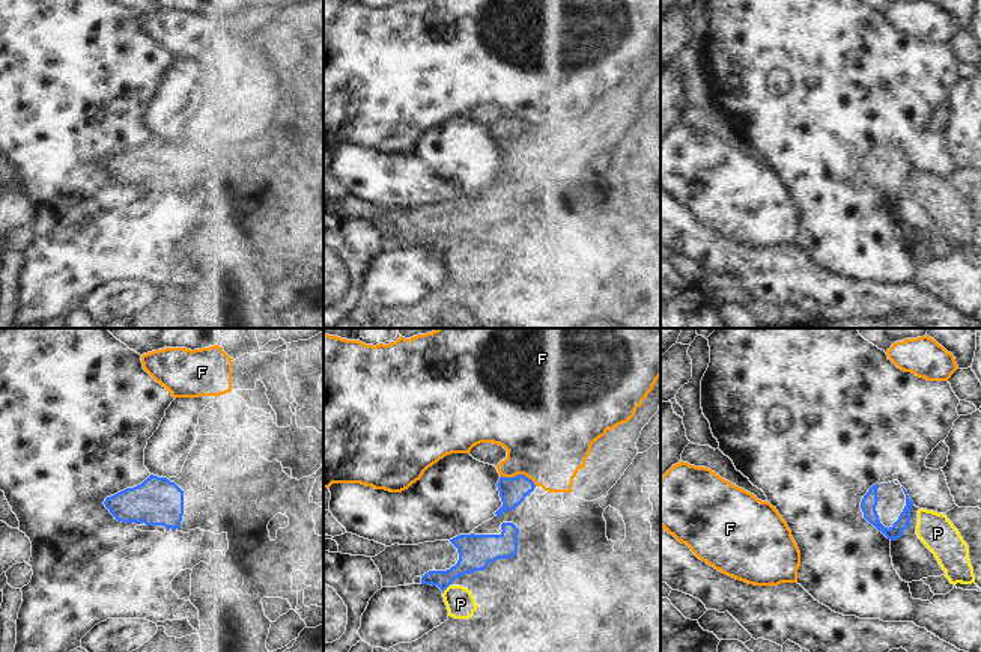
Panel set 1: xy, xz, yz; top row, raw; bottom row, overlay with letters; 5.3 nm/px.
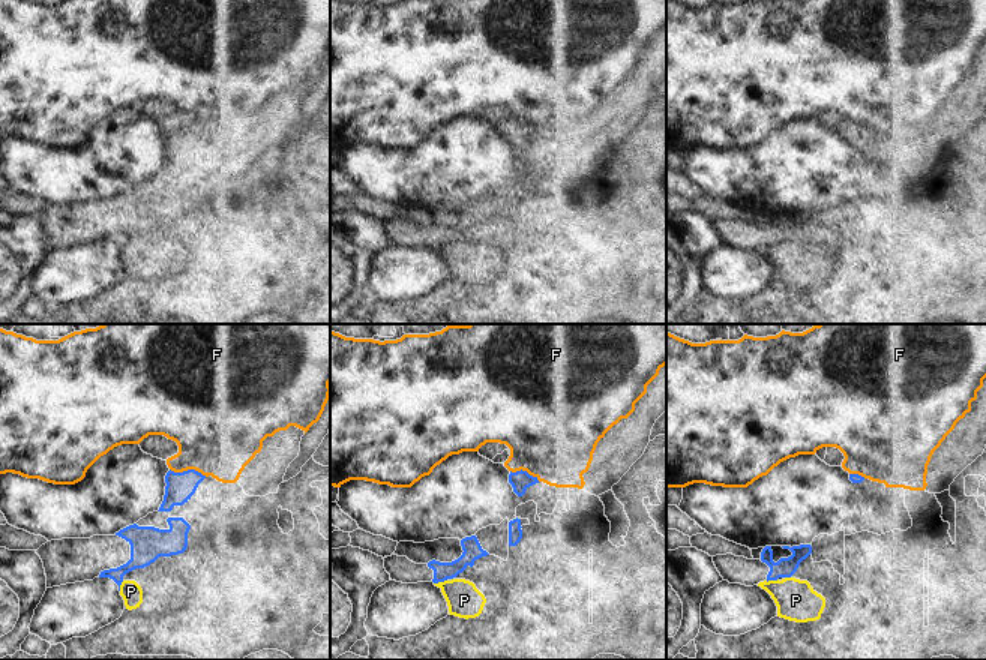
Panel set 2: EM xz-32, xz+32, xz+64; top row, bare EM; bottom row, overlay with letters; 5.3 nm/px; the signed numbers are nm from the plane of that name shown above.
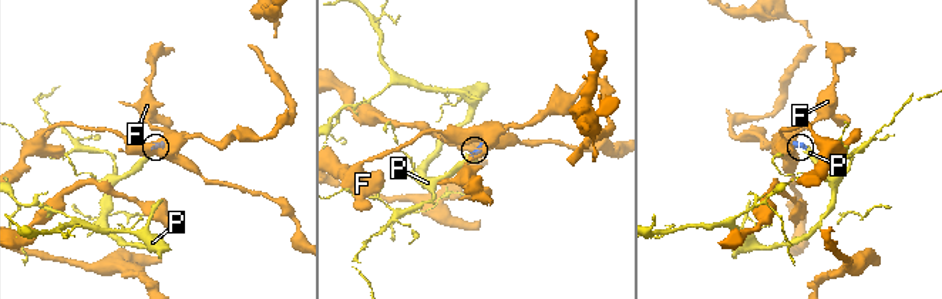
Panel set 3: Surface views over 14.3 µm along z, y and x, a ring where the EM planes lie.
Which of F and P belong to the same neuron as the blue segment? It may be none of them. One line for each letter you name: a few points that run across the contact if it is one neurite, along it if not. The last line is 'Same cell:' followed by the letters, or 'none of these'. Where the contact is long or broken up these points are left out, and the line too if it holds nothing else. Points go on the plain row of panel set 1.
Same cell: none of these

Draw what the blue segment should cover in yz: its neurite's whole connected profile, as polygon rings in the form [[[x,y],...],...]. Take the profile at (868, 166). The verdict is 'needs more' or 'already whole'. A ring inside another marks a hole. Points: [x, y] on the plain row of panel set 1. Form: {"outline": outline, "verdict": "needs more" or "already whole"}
{"outline": [[[894,145],[873,148],[861,164],[864,181],[891,203],[909,191],[912,169],[907,154]]], "verdict": "needs more"}

